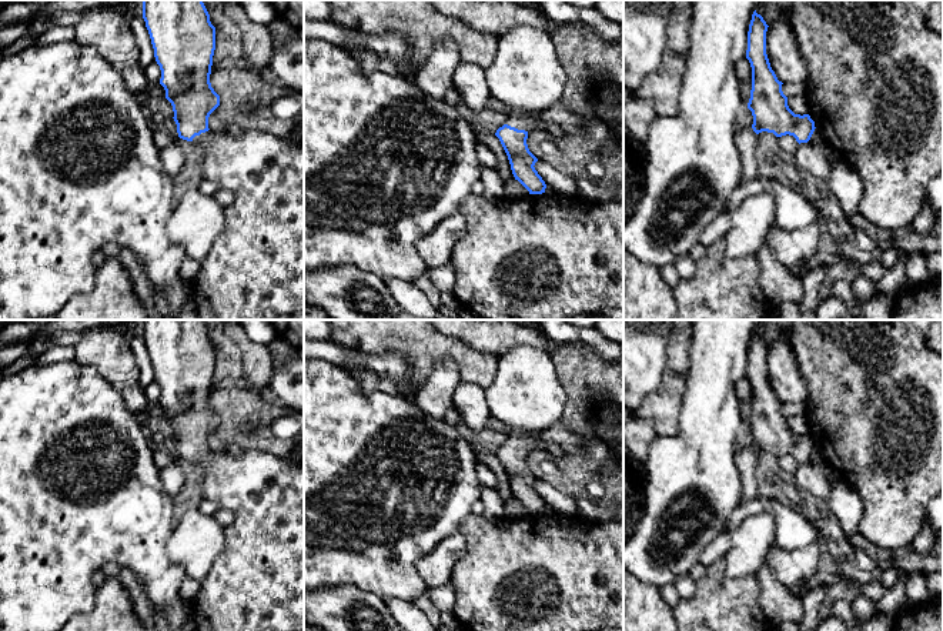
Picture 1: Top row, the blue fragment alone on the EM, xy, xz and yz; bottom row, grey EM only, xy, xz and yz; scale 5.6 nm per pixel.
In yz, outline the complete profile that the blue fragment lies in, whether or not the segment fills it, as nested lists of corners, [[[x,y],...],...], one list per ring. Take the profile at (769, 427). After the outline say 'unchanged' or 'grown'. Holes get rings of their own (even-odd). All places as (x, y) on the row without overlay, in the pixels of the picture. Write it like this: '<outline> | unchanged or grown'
[[[756,330],[748,351],[746,378],[752,387],[752,410],[748,428],[752,431],[753,444],[740,447],[736,453],[736,464],[742,478],[742,504],[758,498],[758,454],[773,453],[776,457],[793,455],[796,461],[807,463],[815,451],[815,441],[809,434],[795,434],[787,425],[787,417],[782,411],[766,374],[768,344]]] | grown

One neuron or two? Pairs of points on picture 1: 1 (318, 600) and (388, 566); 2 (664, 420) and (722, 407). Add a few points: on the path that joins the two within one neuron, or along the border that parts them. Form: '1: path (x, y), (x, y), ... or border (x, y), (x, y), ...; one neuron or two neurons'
1: border (318, 588), (354, 586), (374, 593), (380, 598); two neurons
2: border (686, 384), (679, 428), (671, 436), (659, 437); two neurons

